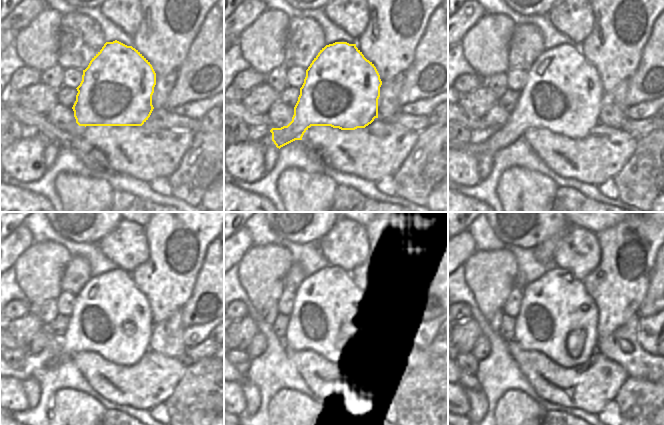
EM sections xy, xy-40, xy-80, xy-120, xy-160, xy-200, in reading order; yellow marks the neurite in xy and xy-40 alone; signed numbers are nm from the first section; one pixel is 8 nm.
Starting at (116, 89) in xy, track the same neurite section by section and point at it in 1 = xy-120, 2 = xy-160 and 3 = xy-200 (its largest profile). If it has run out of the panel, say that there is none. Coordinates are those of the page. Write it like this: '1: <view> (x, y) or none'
1: xy-120 (111, 317)
2: xy-160 (332, 316)
3: xy-200 (557, 317)

